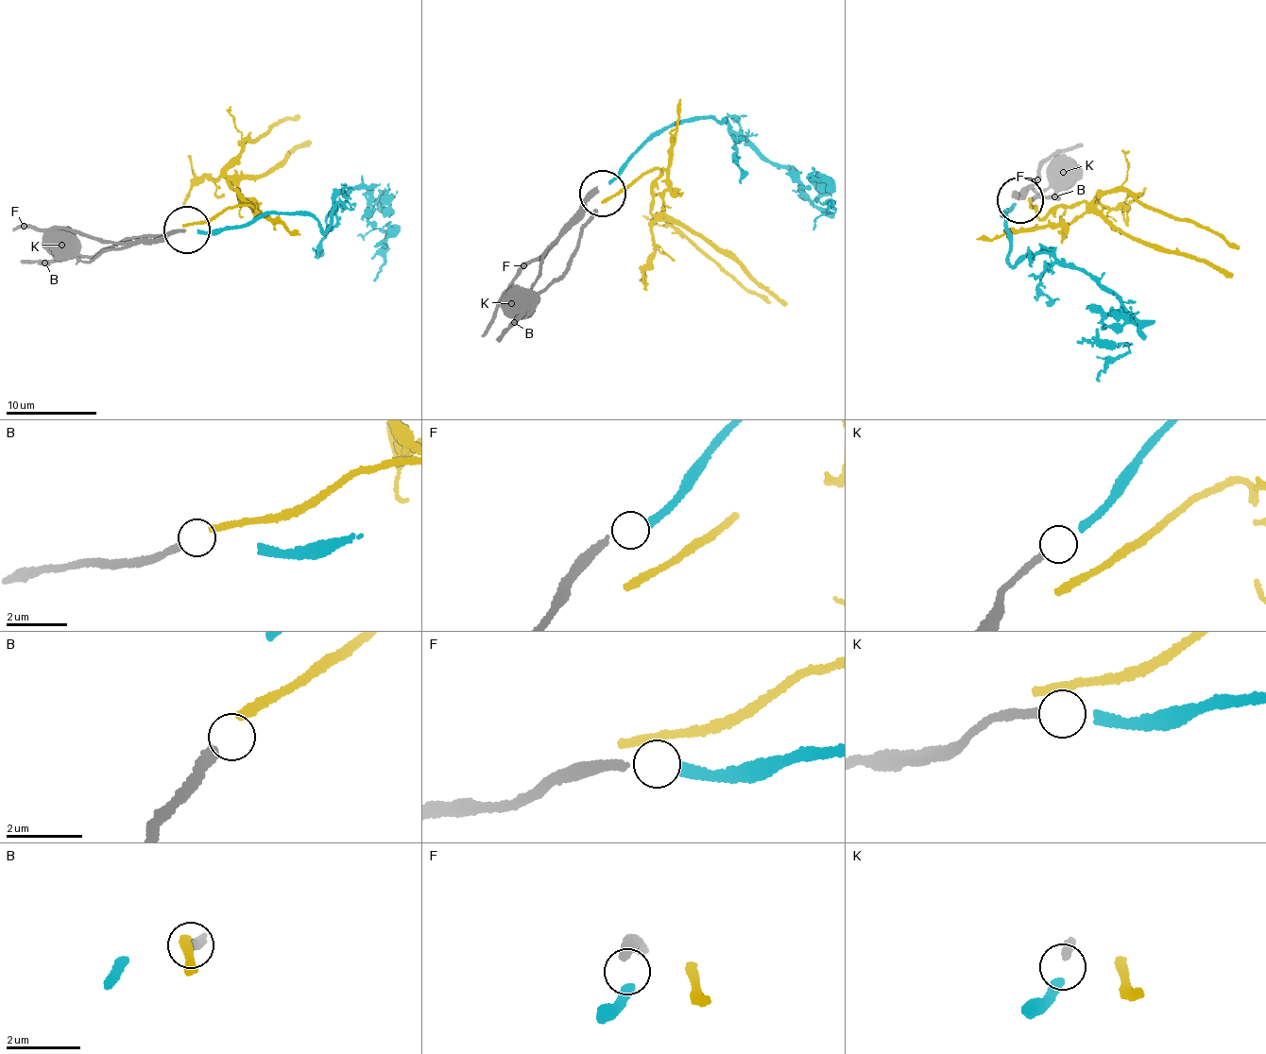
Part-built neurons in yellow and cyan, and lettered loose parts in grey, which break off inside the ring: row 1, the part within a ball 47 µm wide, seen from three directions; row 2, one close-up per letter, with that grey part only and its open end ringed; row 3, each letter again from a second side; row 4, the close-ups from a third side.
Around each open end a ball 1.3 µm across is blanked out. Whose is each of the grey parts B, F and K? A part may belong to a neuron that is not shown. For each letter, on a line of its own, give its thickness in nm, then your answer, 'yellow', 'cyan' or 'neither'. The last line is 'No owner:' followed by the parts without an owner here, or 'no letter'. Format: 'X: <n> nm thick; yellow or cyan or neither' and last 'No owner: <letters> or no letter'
B: 260 nm thick; neither
F: 260 nm thick; cyan
K: 240 nm thick; neither
No owner: B, K

